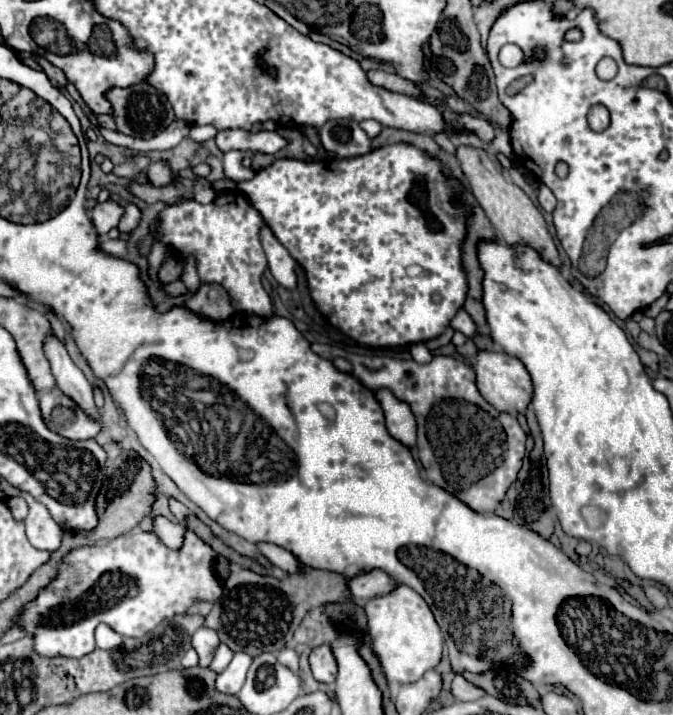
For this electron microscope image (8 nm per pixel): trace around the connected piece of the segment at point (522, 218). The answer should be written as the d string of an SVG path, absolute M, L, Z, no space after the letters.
M459 145L457 147L457 159L461 163L461 169L469 181L469 187L477 199L477 203L483 207L483 211L487 213L491 225L495 227L497 239L513 245L513 243L525 243L531 245L535 251L539 251L539 255L557 265L559 267L559 259L557 259L557 249L555 243L551 239L551 235L547 233L547 225L545 219L541 215L541 211L533 205L533 201L513 183L509 183L503 175L503 171L495 165L495 161L489 157L487 151L483 149L475 149L469 145Z

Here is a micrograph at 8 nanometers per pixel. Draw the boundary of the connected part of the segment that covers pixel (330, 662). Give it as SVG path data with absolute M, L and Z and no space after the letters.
M319 645L311 651L309 655L309 663L311 663L311 671L313 671L313 677L317 681L323 681L327 685L331 685L335 681L335 675L337 675L337 663L335 663L335 657L331 653L331 647L329 645Z

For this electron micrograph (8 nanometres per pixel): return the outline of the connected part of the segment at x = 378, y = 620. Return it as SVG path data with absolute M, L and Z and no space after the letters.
M399 583L393 591L389 591L389 595L369 599L363 609L367 613L373 651L377 653L389 683L415 683L423 677L425 671L439 663L443 651L443 635L429 605L417 591Z

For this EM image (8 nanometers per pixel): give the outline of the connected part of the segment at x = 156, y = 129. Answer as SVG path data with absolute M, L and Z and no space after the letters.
M139 83L139 85L125 87L125 89L111 89L107 93L107 99L111 101L111 105L115 109L117 131L131 135L131 137L151 139L175 121L175 113L173 113L169 99L163 93L159 93L155 87L151 87L149 83Z

